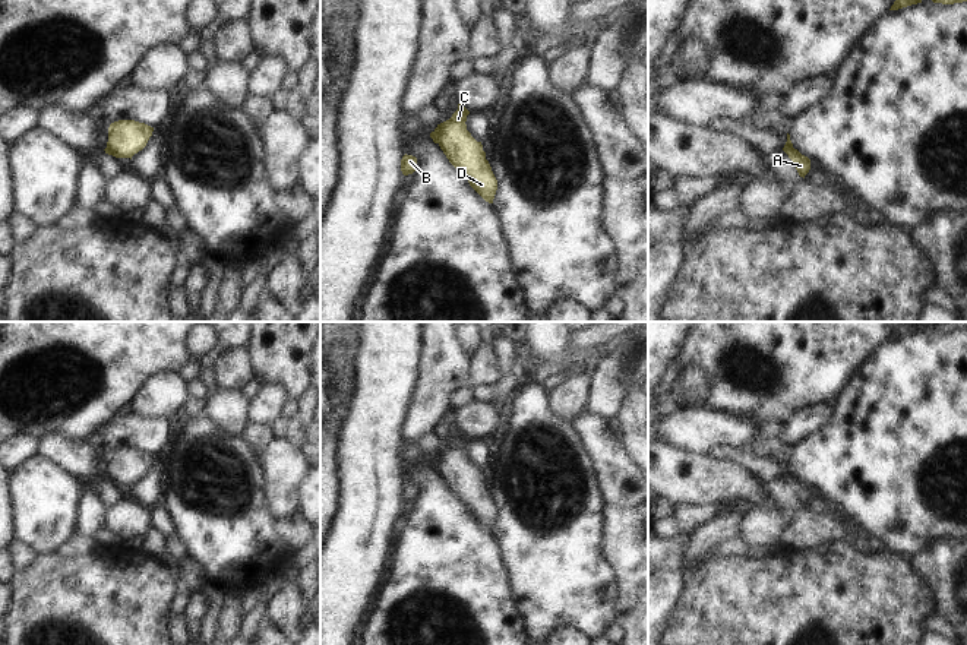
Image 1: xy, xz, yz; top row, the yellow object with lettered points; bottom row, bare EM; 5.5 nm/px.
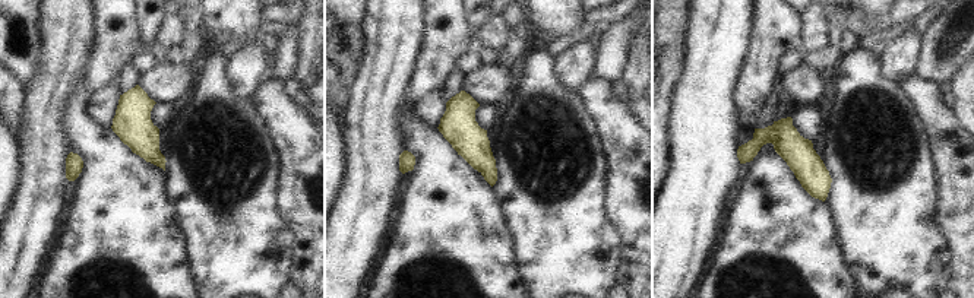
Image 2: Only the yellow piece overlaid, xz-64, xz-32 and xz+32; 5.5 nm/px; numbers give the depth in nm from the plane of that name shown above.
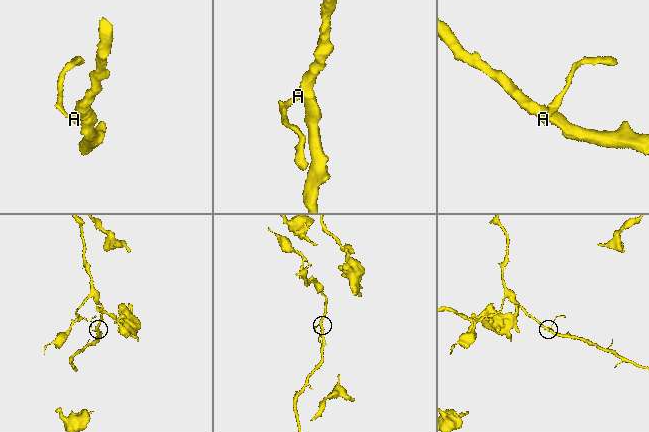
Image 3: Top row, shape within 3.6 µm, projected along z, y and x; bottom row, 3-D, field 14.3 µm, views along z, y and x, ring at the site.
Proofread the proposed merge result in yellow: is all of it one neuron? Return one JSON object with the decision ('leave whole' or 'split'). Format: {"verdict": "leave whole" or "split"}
{"verdict": "split"}

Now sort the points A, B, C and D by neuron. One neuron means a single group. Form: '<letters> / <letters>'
A B / C D

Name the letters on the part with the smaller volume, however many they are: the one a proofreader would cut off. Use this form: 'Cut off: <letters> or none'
Cut off: A, B

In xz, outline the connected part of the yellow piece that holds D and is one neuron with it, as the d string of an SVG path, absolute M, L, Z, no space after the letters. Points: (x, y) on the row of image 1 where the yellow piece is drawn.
M458 104L452 117L434 129L439 146L449 162L468 180L470 186L489 203L493 203L497 180L492 171L481 142L467 130L470 111Z

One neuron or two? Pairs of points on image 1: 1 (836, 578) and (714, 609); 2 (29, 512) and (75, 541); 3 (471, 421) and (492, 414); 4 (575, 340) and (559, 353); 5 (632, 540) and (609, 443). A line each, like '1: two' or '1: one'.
1: one
2: two
3: one
4: two
5: one

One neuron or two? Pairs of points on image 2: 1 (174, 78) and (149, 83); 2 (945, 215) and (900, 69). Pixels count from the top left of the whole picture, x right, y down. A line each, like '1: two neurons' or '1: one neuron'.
1: one neuron
2: two neurons

